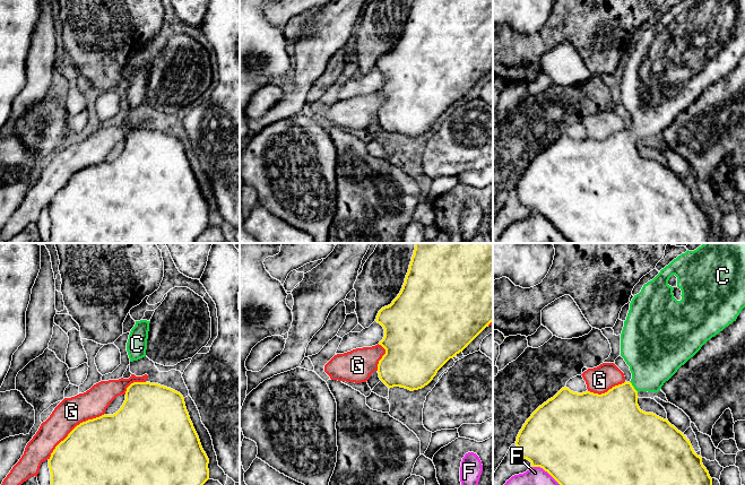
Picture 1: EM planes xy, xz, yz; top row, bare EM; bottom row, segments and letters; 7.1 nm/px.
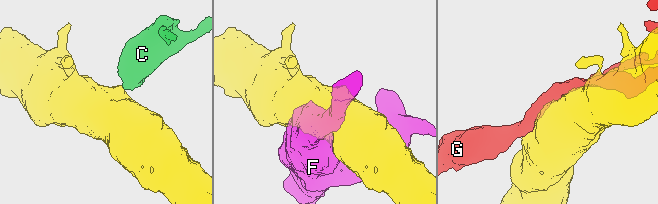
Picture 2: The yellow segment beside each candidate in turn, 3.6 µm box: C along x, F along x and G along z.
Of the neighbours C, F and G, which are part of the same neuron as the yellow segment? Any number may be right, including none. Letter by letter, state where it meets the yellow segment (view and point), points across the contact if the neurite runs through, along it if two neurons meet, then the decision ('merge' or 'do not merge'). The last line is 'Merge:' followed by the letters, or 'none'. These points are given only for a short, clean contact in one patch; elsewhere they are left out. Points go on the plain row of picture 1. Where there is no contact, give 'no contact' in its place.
C: contact yz (633, 133); way yz (614, 163), (633, 133), (650, 117), (653, 105); merge
F: contact yz (552, 223); do not merge
G: contact xy (74, 175); do not merge
Merge: C

